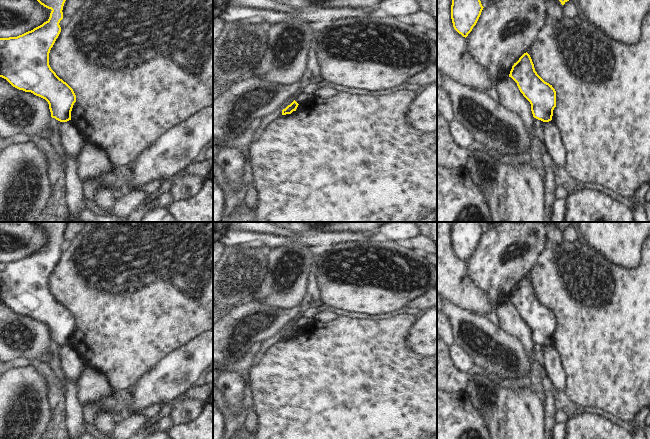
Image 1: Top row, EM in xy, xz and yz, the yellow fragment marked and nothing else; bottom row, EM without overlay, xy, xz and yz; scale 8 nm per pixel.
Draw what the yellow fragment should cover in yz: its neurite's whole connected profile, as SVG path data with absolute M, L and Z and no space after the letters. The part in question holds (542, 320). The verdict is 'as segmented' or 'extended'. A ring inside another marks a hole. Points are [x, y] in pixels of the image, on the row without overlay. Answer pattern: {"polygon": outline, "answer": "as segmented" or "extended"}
{"polygon": "M527 276L514 287L509 301L517 307L520 316L530 326L533 341L543 346L551 345L556 331L556 315L537 298Z", "answer": "as segmented"}

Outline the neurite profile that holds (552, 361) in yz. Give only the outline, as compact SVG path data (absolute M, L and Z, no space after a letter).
M552 344L544 349L543 360L547 376L551 379L553 386L558 392L565 391L567 375L561 363L559 353L553 348Z

